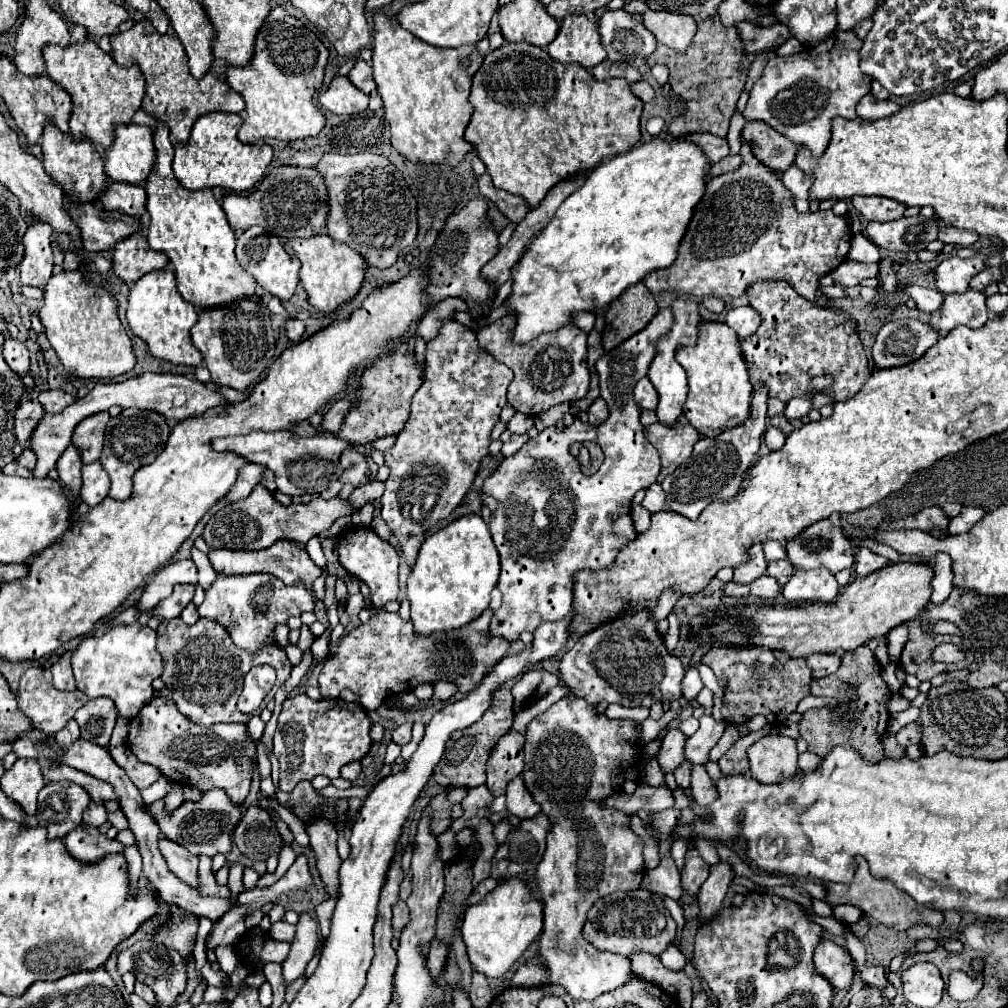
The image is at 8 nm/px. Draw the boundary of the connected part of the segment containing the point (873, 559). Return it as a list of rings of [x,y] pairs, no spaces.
[[[865,546],[859,548],[859,552],[857,552],[857,556],[855,556],[855,572],[857,572],[859,578],[873,574],[873,572],[881,570],[881,568],[887,566],[887,564],[889,564],[887,558],[871,552],[871,550],[865,548]]]

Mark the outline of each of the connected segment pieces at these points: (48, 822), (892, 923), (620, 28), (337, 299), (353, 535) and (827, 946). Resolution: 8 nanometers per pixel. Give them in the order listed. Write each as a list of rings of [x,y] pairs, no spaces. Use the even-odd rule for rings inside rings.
[[[49,782],[45,788],[39,792],[39,808],[35,814],[35,820],[39,826],[47,828],[49,838],[65,838],[73,828],[81,824],[81,818],[85,810],[89,808],[91,798],[85,792],[83,786],[75,786],[75,782]]]
[[[857,858],[857,864],[859,866],[857,866],[857,872],[855,872],[855,878],[853,878],[853,882],[849,886],[845,886],[845,884],[825,884],[827,886],[827,904],[829,906],[835,906],[835,904],[853,904],[861,912],[865,912],[867,916],[871,916],[873,920],[877,920],[879,924],[895,928],[897,932],[907,932],[911,926],[917,926],[917,924],[927,924],[931,928],[941,926],[943,914],[935,912],[929,906],[915,904],[907,894],[903,894],[901,890],[897,890],[891,882],[875,880],[871,876],[871,872],[869,872],[869,866],[867,866],[865,858]]]
[[[605,10],[599,20],[601,44],[611,62],[623,62],[633,56],[647,58],[655,50],[655,36],[643,26],[639,14],[625,10]]]
[[[315,234],[313,238],[291,240],[291,250],[301,262],[299,282],[309,296],[309,304],[317,310],[329,314],[359,292],[367,270],[365,258],[361,258],[361,254],[357,254],[353,248],[345,246],[345,242],[331,240],[327,234]]]
[[[353,526],[339,536],[337,550],[339,550],[339,564],[349,574],[357,576],[361,582],[365,582],[371,588],[371,602],[375,608],[381,608],[387,602],[397,600],[397,594],[399,594],[399,586],[397,586],[399,554],[389,542],[383,542],[371,528]]]
[[[821,940],[815,948],[815,970],[821,974],[835,992],[851,990],[853,976],[855,976],[855,962],[851,954],[837,946],[833,940]]]

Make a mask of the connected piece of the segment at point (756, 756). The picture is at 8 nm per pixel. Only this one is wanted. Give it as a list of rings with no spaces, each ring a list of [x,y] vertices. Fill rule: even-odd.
[[[763,736],[747,750],[751,776],[765,784],[775,784],[797,772],[797,742],[787,736]]]

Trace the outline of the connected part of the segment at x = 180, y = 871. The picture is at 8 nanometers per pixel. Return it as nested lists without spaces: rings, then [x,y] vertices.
[[[169,838],[159,840],[159,850],[169,866],[169,870],[189,886],[197,888],[197,856],[189,854],[183,846],[177,846],[177,842]]]

